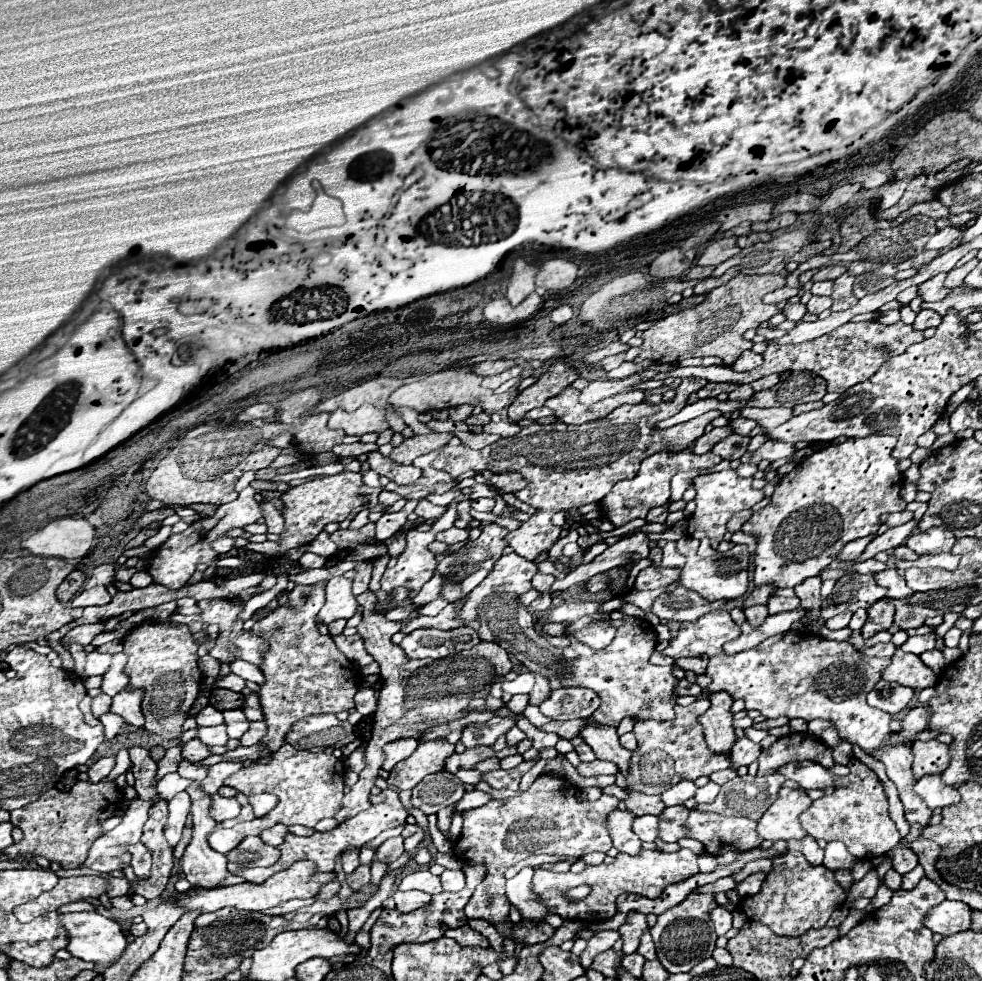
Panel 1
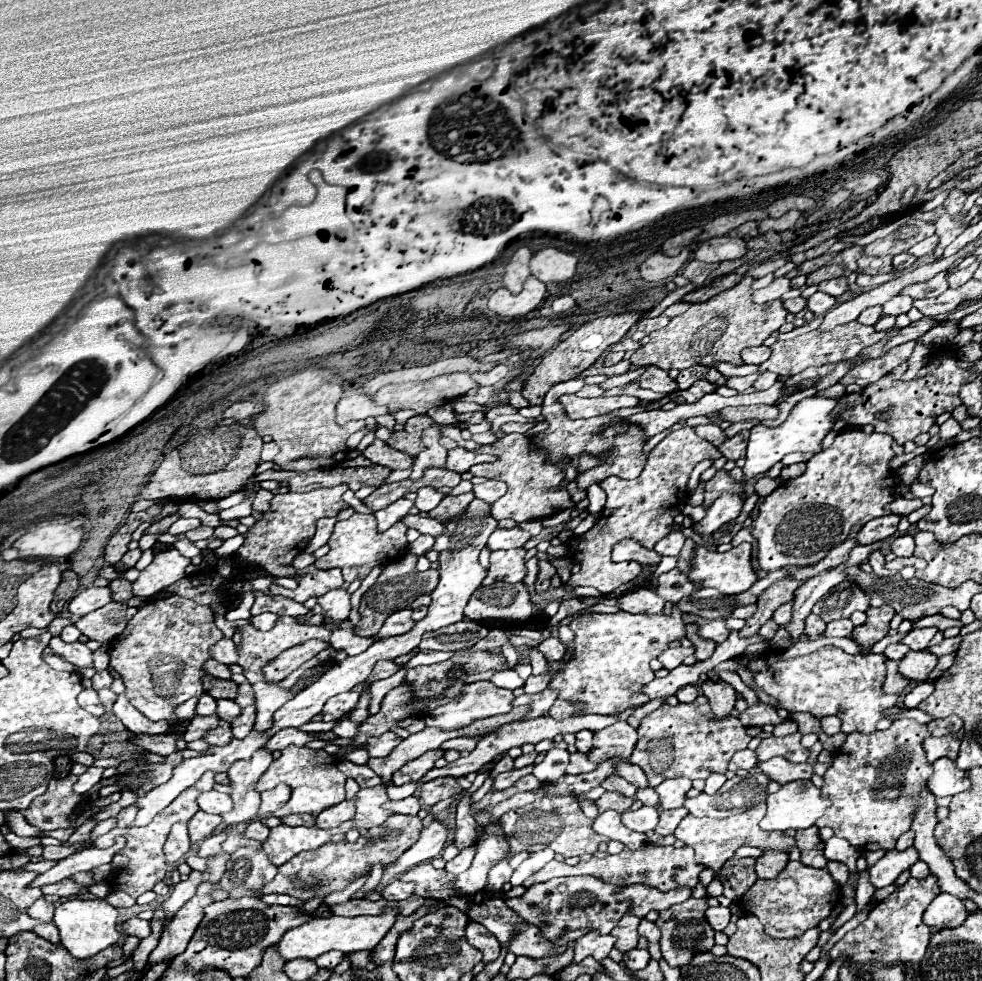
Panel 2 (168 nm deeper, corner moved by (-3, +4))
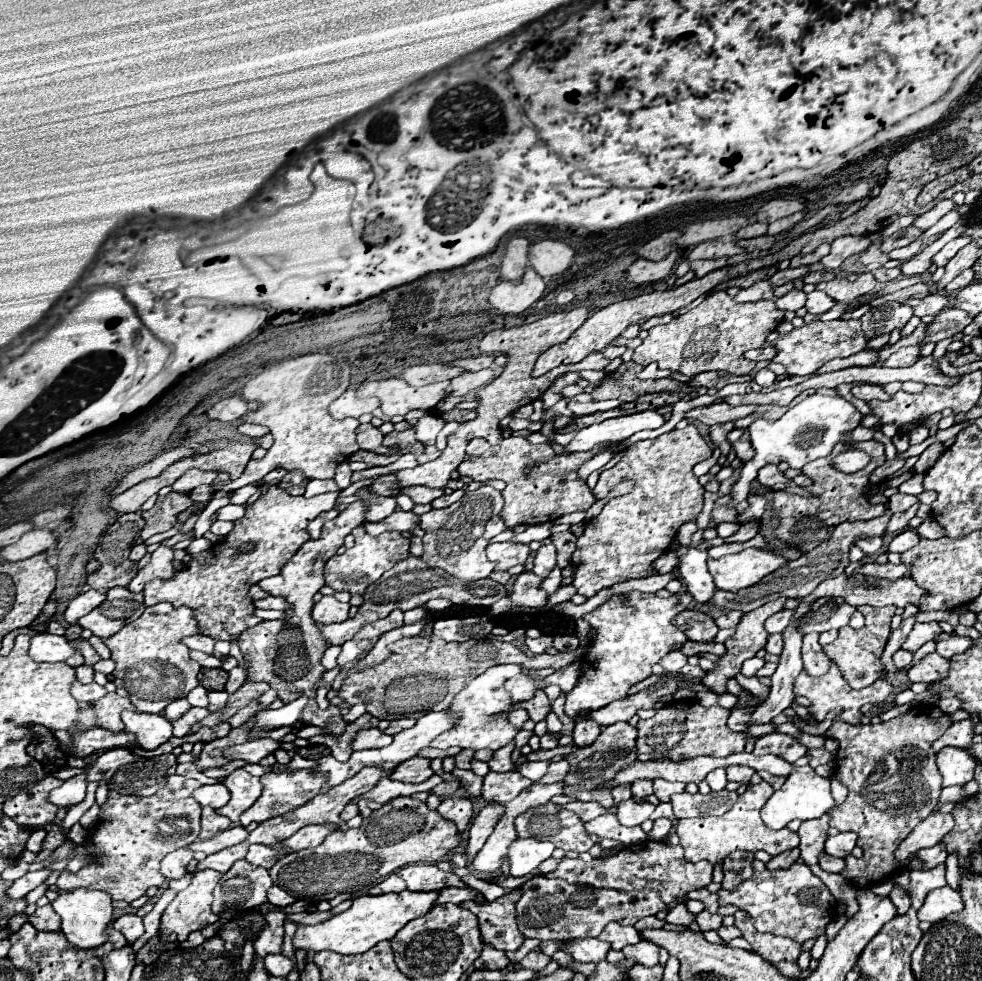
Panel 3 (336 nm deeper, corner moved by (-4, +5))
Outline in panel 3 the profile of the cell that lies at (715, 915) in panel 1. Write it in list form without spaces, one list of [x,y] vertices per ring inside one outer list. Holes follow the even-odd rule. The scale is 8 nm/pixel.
[[[704,910],[704,912],[700,912],[700,914],[696,916],[696,922],[698,922],[698,926],[700,926],[702,932],[718,930],[718,928],[722,926],[722,916],[720,916],[720,914],[710,914],[708,910]]]

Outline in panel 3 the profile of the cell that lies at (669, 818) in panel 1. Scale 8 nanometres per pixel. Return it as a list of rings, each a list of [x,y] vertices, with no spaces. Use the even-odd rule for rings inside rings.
[[[658,818],[654,822],[654,828],[648,832],[648,840],[664,840],[672,828],[672,822],[668,818]]]

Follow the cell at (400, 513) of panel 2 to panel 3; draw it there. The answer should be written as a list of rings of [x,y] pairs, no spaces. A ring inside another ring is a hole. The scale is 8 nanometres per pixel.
[[[360,488],[356,492],[356,496],[360,498],[360,502],[366,504],[366,520],[368,522],[384,520],[396,508],[396,498],[382,498],[382,496],[374,494],[372,490],[366,490],[366,488]]]

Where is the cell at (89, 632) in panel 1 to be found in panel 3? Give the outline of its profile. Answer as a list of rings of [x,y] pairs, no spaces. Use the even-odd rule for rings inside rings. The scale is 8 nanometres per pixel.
[[[110,588],[106,590],[106,600],[90,614],[82,616],[78,624],[92,630],[92,634],[98,638],[108,638],[118,632],[122,624],[128,624],[130,620],[136,620],[140,616],[140,612],[144,610],[142,600],[142,594],[134,594],[128,588]]]

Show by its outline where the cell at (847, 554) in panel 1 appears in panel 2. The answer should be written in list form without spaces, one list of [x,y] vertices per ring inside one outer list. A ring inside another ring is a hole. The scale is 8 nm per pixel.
[[[885,515],[879,519],[869,521],[865,527],[861,527],[861,531],[857,533],[857,545],[869,545],[881,539],[887,539],[891,535],[895,535],[897,531],[897,523],[899,523],[899,515]]]

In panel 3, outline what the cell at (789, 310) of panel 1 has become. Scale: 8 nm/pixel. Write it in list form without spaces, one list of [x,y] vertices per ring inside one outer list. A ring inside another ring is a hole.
[[[796,288],[792,292],[788,292],[786,296],[776,300],[776,306],[780,310],[792,310],[792,312],[800,310],[804,304],[806,304],[806,292],[804,290],[796,290]]]

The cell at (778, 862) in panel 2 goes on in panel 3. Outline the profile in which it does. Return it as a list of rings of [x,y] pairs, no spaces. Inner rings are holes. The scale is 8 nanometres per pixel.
[[[792,848],[792,850],[788,850],[788,852],[782,852],[782,854],[778,854],[776,858],[772,858],[766,866],[770,868],[770,870],[776,870],[776,868],[790,868],[796,860],[800,858],[800,850],[798,848]]]

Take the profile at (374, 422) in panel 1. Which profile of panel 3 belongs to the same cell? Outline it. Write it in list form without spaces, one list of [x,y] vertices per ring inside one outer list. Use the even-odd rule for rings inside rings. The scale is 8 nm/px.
[[[348,388],[338,400],[330,404],[330,414],[334,416],[334,420],[346,420],[346,418],[357,420],[362,414],[368,414],[378,407],[380,407],[378,398],[359,397],[352,388]]]

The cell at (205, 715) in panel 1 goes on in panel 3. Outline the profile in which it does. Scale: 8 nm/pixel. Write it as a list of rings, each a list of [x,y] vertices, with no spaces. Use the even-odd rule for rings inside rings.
[[[196,686],[186,700],[190,702],[190,706],[208,706],[208,696],[206,696],[206,688],[204,686]]]

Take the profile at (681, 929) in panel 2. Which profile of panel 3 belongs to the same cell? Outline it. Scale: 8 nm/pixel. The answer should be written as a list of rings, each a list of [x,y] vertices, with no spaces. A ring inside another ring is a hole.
[[[676,904],[670,912],[667,913],[665,921],[668,924],[682,924],[682,926],[690,926],[694,922],[694,916],[686,910],[684,904]]]

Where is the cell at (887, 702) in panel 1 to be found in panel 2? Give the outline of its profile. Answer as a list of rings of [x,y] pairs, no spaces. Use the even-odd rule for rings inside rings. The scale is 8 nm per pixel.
[[[889,661],[887,663],[887,677],[885,677],[885,683],[883,683],[883,693],[891,693],[891,695],[897,695],[897,697],[903,697],[907,685],[909,685],[909,681],[899,675],[897,663]]]

